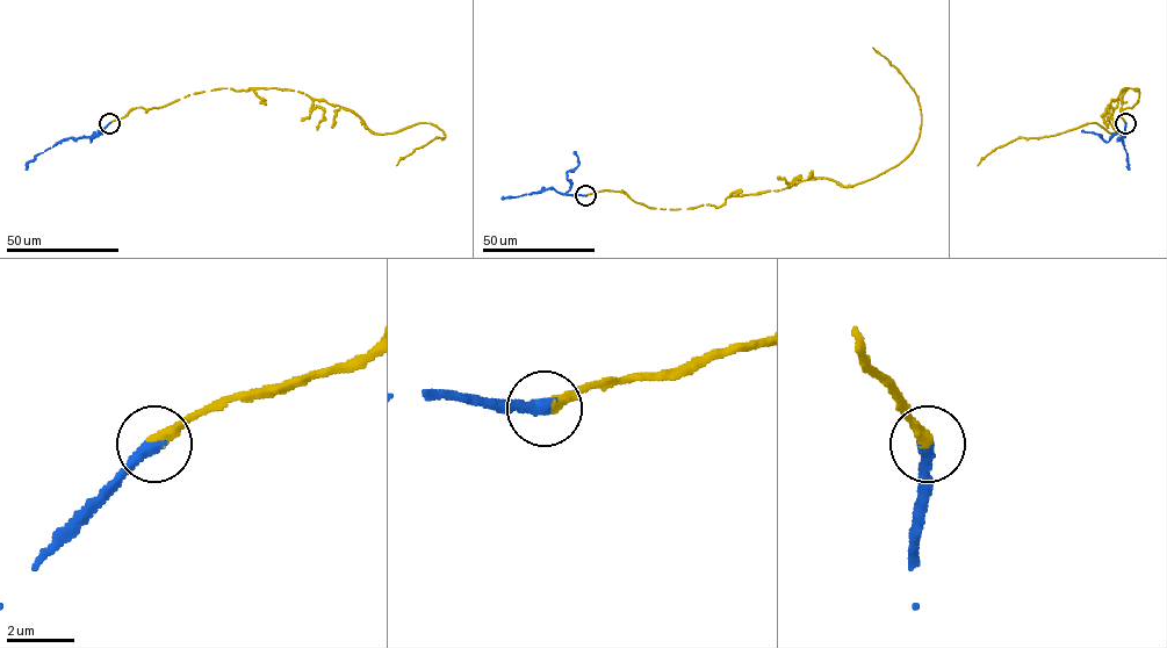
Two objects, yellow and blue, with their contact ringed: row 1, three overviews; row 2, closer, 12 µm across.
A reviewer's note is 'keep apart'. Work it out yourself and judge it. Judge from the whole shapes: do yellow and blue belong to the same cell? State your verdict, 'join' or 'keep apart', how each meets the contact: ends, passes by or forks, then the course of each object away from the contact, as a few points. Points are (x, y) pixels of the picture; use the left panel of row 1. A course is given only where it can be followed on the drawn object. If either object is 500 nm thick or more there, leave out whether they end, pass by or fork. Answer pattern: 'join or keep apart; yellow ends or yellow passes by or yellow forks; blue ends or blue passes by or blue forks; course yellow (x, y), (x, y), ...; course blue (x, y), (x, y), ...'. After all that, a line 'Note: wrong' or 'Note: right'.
join; yellow ends; blue ends; course yellow (109, 123), (204, 91), (300, 91), (352, 110), (376, 134), (419, 123), (444, 132), (396, 165); course blue (109, 123), (98, 134), (57, 142), (28, 163), (27, 170)
Note: wrong

